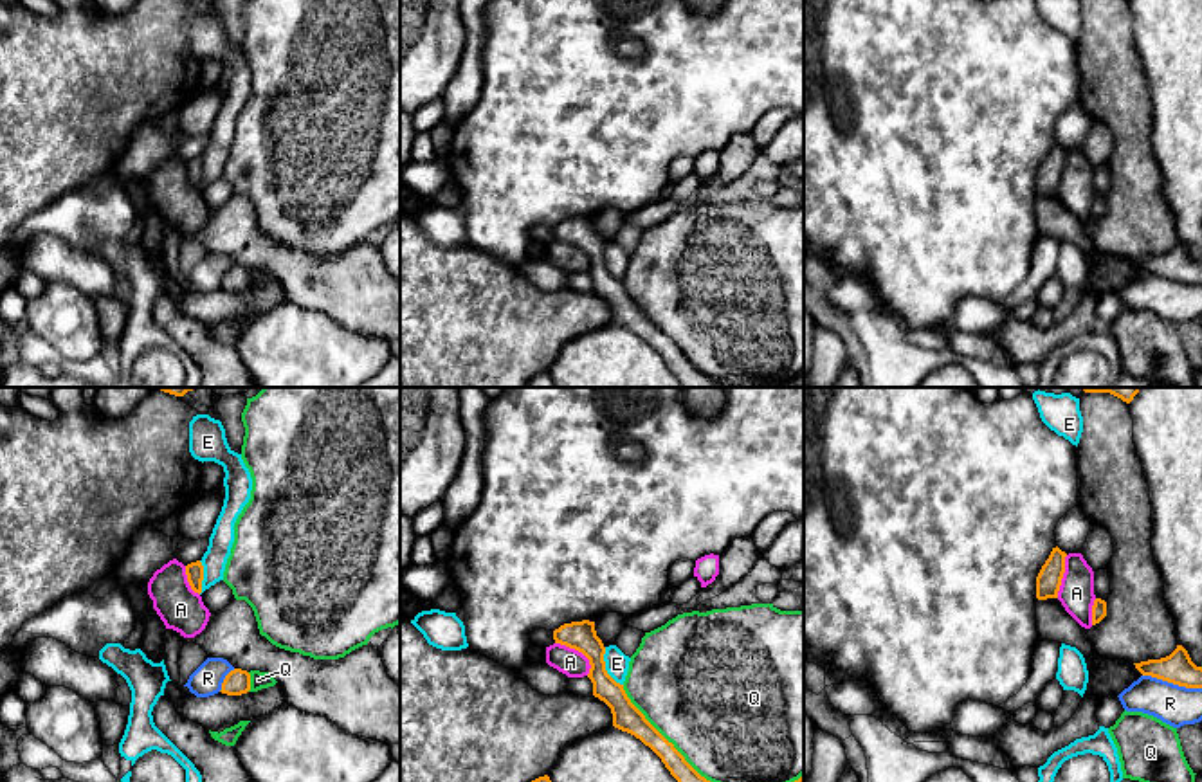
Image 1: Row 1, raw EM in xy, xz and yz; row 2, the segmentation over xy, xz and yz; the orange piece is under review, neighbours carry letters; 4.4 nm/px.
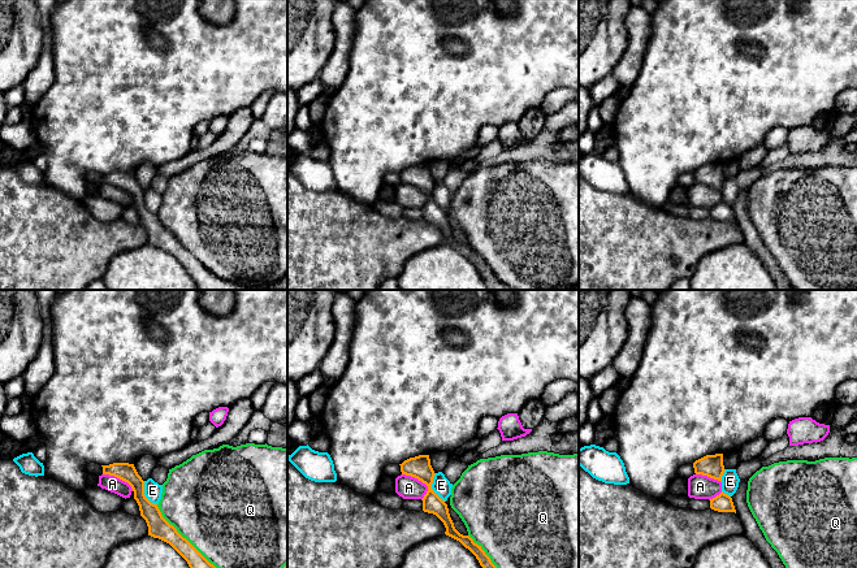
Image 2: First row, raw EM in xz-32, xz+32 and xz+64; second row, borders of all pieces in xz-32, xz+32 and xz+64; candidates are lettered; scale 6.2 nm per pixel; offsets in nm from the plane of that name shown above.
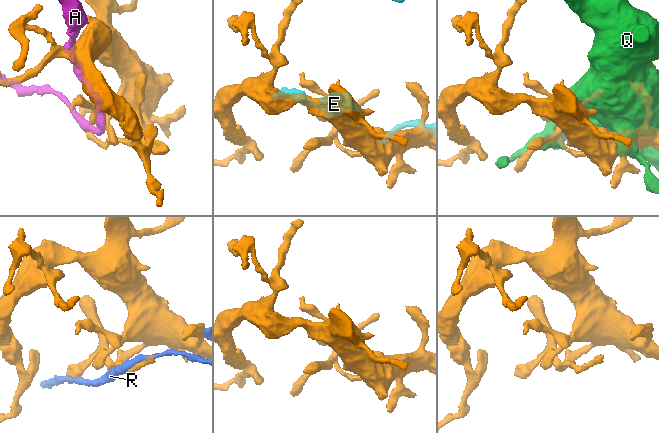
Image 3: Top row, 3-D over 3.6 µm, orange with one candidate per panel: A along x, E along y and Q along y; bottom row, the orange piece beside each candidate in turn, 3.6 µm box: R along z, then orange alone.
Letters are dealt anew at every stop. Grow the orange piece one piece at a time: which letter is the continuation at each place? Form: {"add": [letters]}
{"add": ["A"]}

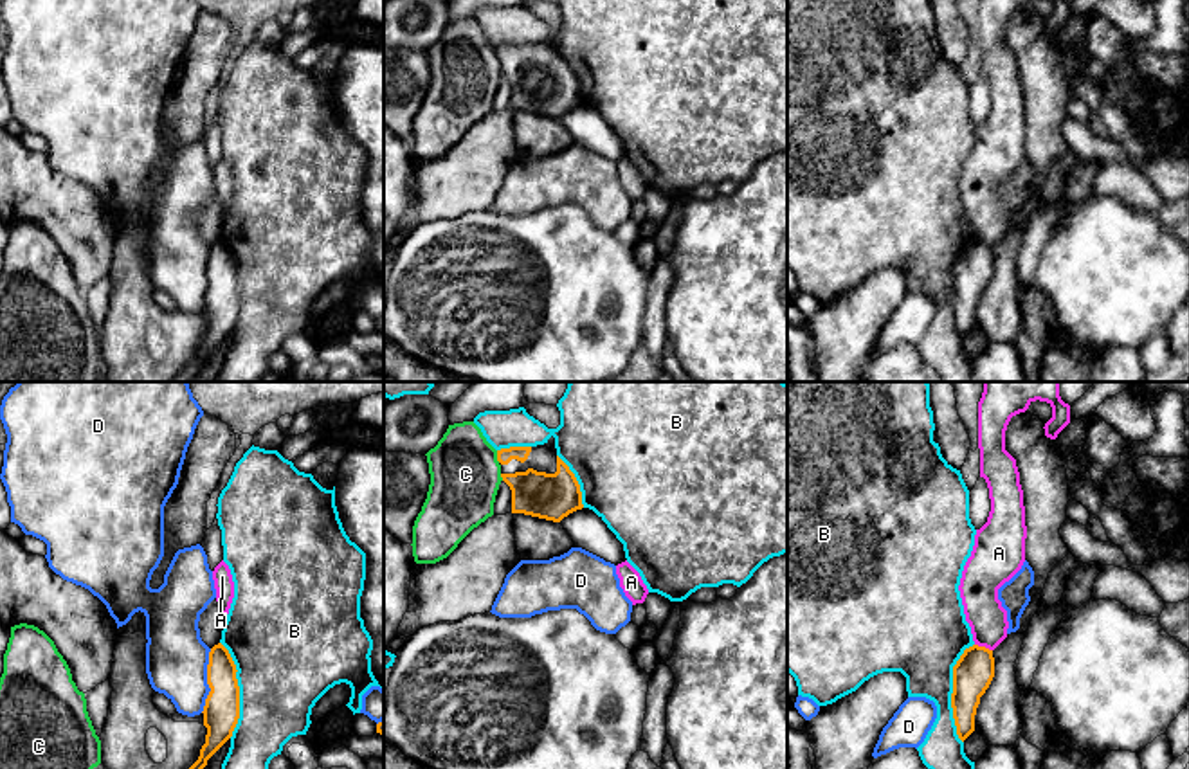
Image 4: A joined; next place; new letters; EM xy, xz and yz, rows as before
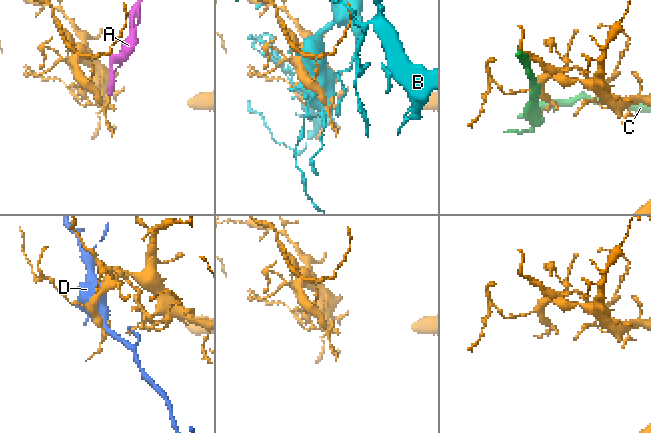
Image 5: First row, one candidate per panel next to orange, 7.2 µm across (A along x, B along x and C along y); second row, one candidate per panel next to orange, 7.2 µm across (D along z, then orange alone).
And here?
{"add": []}

